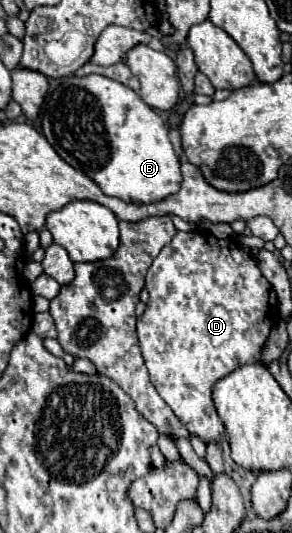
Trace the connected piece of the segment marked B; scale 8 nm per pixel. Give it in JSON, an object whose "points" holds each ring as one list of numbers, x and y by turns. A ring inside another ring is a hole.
{"points":[[72,75,62,79,42,105,42,131,54,151,66,163,82,169,90,179,94,179,106,195,148,205,180,191,180,161,170,143,166,124,158,112,152,111,130,87,114,79,102,75]]}

